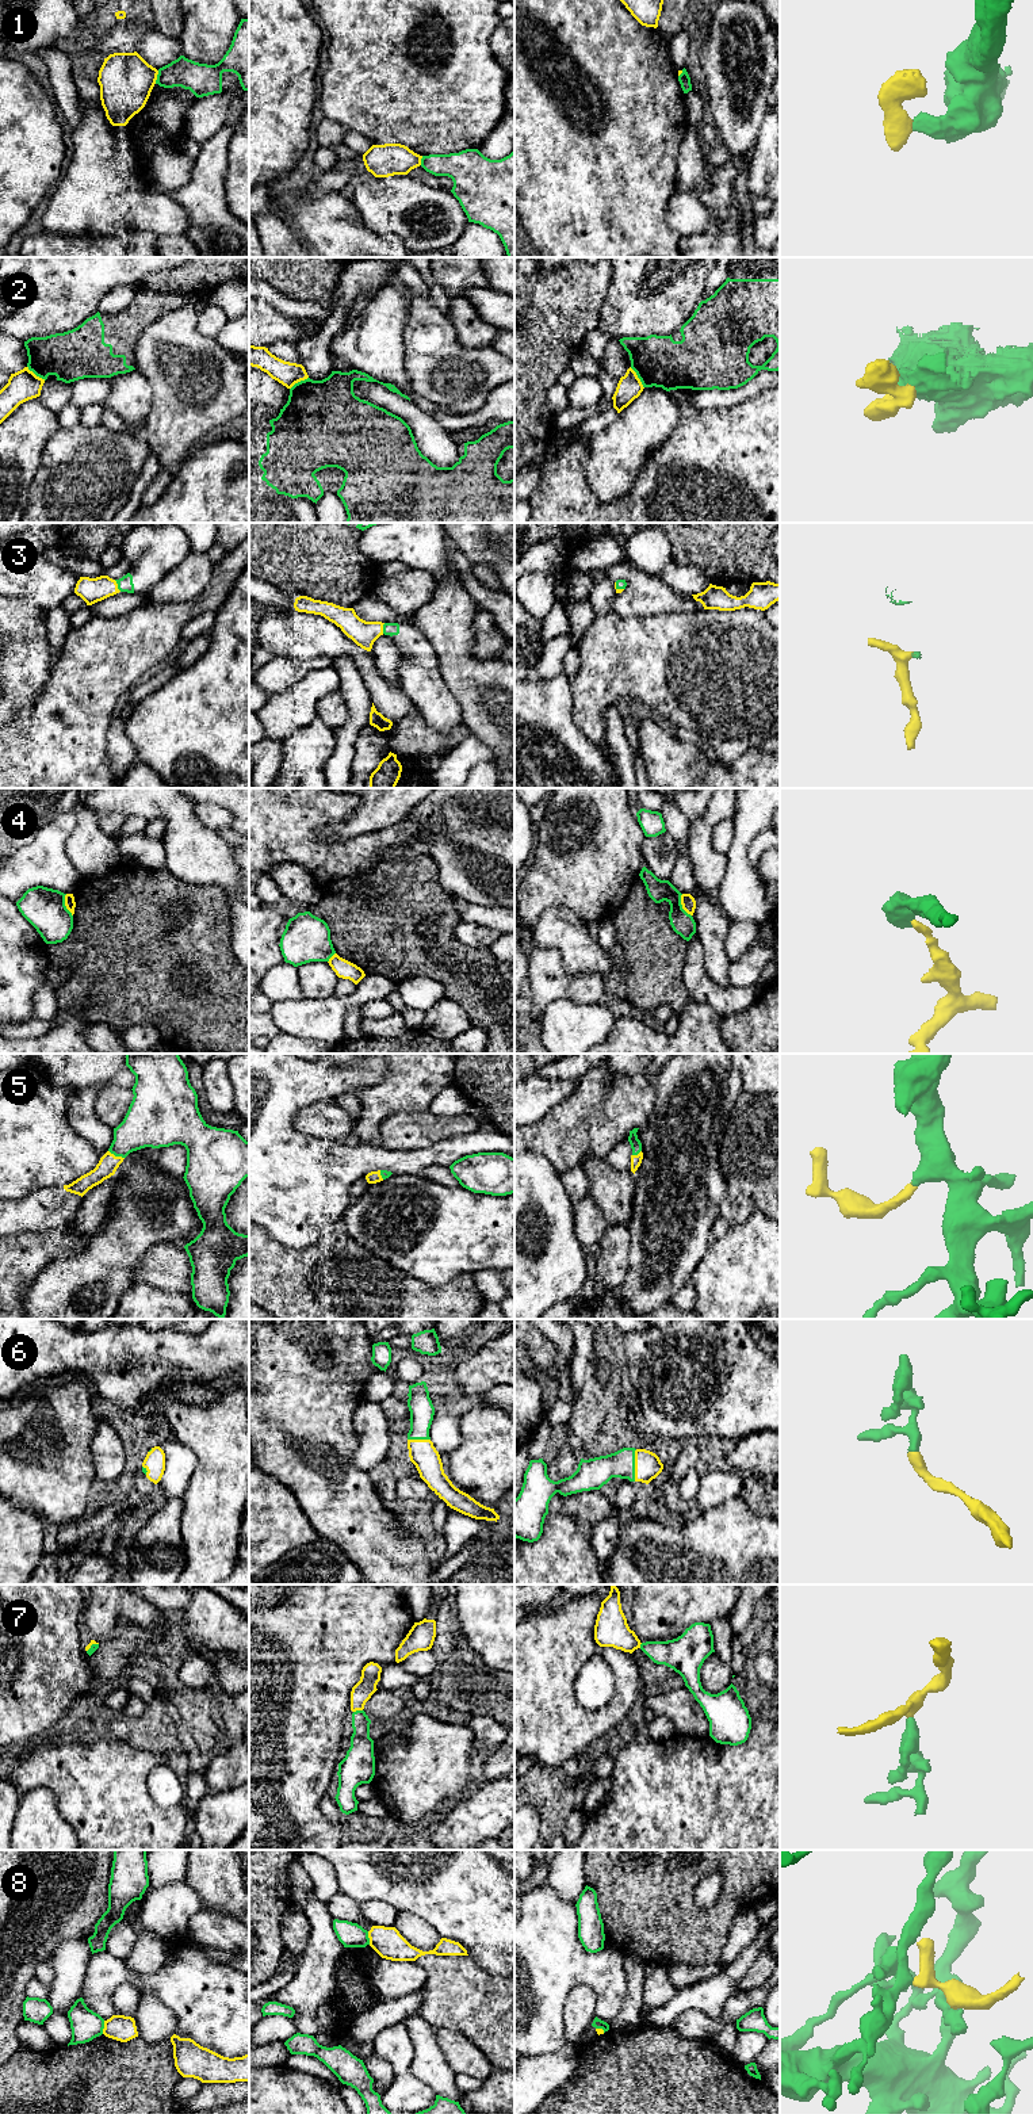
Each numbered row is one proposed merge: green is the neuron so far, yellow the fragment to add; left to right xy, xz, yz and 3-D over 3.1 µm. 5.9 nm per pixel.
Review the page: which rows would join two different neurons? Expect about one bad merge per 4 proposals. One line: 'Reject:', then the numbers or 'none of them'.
Reject: 1, 2, 4, 8

